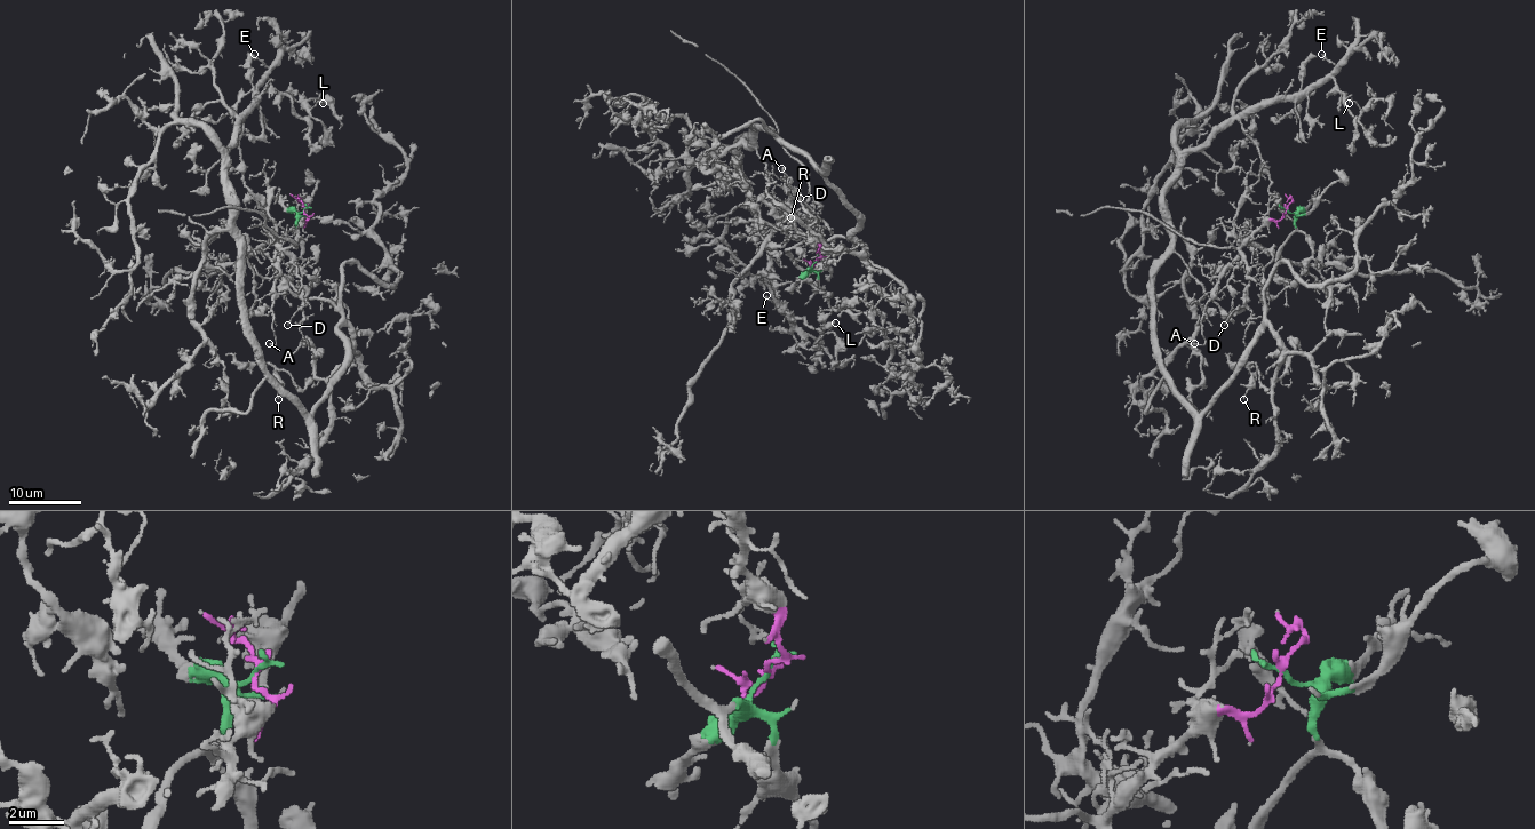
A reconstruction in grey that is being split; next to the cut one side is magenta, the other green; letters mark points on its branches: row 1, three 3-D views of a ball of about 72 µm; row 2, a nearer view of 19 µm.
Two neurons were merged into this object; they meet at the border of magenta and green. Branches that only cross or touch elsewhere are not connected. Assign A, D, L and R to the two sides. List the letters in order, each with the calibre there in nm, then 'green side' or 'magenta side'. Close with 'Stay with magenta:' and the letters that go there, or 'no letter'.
A: calibre 200 nm; magenta side
D: calibre 100 nm; magenta side
L: calibre 180 nm; green side
R: calibre 130 nm; green side
Stay with magenta: A, D

